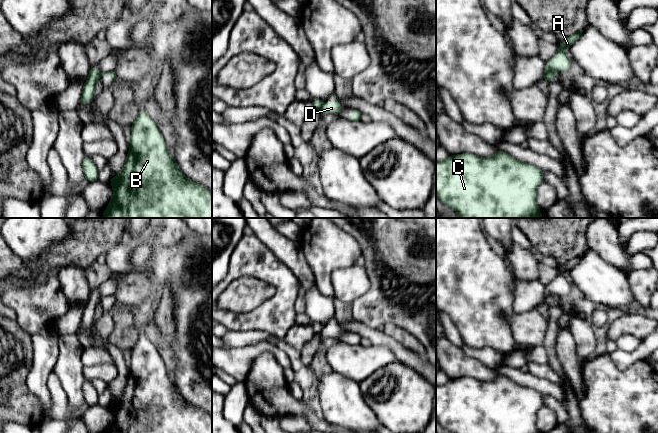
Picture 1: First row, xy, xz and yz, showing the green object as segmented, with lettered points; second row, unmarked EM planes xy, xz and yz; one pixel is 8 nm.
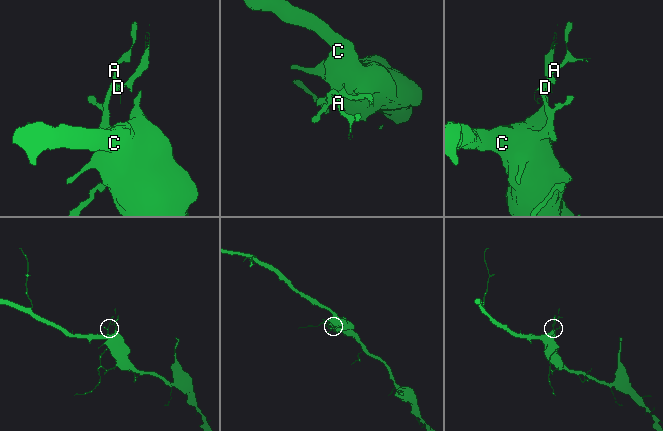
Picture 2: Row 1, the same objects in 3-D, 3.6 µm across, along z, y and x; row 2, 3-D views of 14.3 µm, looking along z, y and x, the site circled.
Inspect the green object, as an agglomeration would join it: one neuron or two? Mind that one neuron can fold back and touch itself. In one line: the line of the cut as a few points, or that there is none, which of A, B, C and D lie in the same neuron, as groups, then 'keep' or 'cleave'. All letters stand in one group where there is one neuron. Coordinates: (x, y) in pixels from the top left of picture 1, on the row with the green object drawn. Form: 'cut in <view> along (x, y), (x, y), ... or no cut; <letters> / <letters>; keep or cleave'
cut in yz along (553, 71), (549, 71), (544, 76); A B C / D; cleave

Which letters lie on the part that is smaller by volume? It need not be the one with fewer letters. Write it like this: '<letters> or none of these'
D

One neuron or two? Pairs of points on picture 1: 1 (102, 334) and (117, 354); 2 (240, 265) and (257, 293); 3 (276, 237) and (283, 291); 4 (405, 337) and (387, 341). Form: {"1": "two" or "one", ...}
{"1": "one", "2": "two", "3": "two", "4": "two"}

